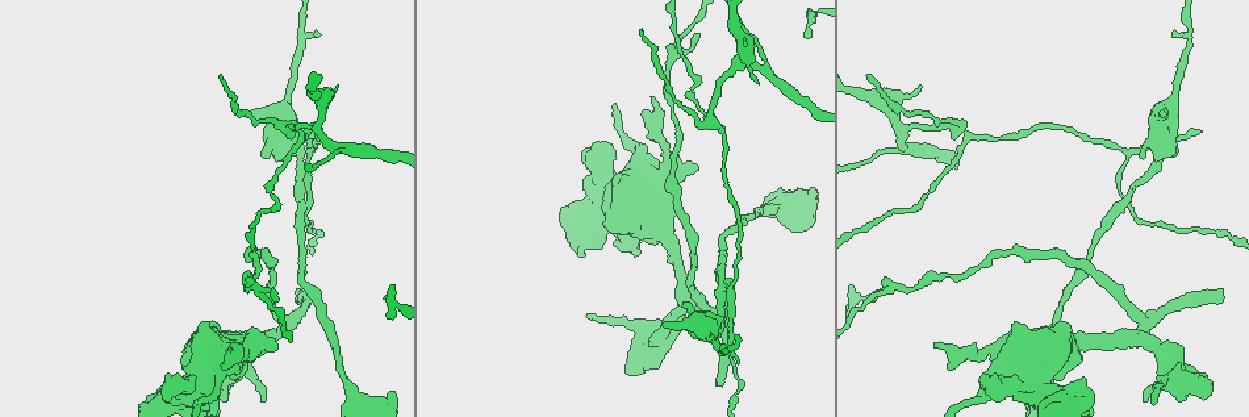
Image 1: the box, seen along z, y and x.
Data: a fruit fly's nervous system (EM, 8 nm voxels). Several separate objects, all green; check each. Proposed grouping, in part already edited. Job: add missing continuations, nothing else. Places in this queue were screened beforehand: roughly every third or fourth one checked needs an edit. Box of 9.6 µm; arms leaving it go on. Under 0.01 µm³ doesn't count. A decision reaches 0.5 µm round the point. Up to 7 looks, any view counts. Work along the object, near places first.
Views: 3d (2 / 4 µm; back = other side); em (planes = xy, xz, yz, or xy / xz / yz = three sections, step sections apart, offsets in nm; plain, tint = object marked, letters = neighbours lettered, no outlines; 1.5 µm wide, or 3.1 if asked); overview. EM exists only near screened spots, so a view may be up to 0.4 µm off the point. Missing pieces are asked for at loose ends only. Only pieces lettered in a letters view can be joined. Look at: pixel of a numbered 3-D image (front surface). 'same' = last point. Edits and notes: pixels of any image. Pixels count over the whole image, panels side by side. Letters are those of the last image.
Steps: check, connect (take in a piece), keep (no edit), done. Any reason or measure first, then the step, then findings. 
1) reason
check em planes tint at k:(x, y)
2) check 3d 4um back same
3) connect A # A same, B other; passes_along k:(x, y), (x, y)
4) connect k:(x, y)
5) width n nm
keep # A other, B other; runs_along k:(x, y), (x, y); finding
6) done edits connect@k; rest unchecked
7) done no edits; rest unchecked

check em xy step 4 letters at 1:(1200, 130)

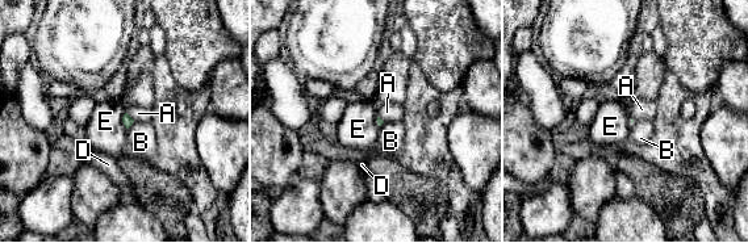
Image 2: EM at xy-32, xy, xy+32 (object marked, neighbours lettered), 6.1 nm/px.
another direction
check em planes letters same

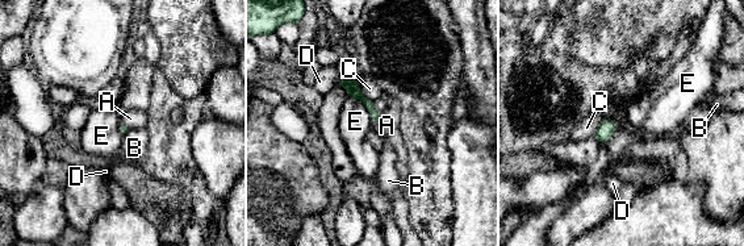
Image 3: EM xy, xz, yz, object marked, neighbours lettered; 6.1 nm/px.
keep # A other, B other, C other, D other, E other; none of them fits

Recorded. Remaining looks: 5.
an open end
check em xz step 8 letters at 1:(297, 290)

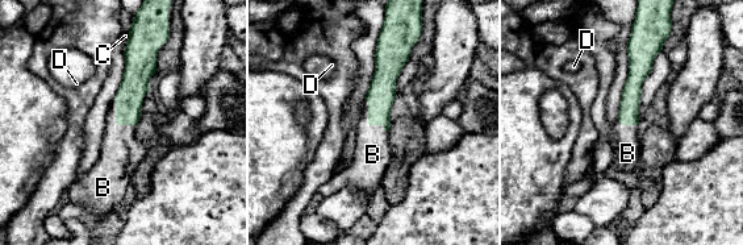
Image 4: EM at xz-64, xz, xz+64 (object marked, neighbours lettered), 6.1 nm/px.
check em planes letters same

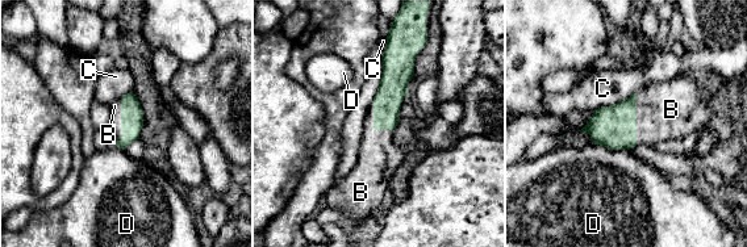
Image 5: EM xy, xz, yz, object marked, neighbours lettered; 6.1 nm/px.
connect 5:(671, 109) # B same, C other, D other; passes_along 5:(614, 126), (635, 118), (671, 109); it goes on there

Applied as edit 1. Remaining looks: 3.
free end
check em planes letters at 1:(230, 346)

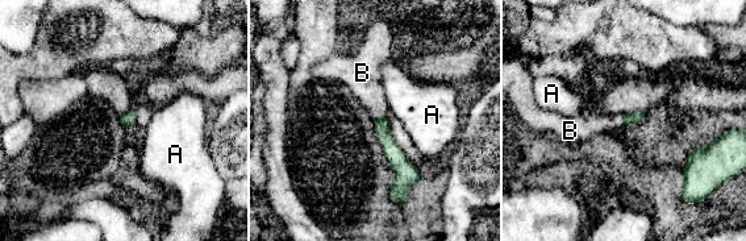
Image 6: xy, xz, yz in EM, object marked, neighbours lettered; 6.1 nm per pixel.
connect 6:(365, 79) # A other, B same; the neuron continues

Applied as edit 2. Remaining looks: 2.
done edits connect@5, connect@6; rest unchecked

